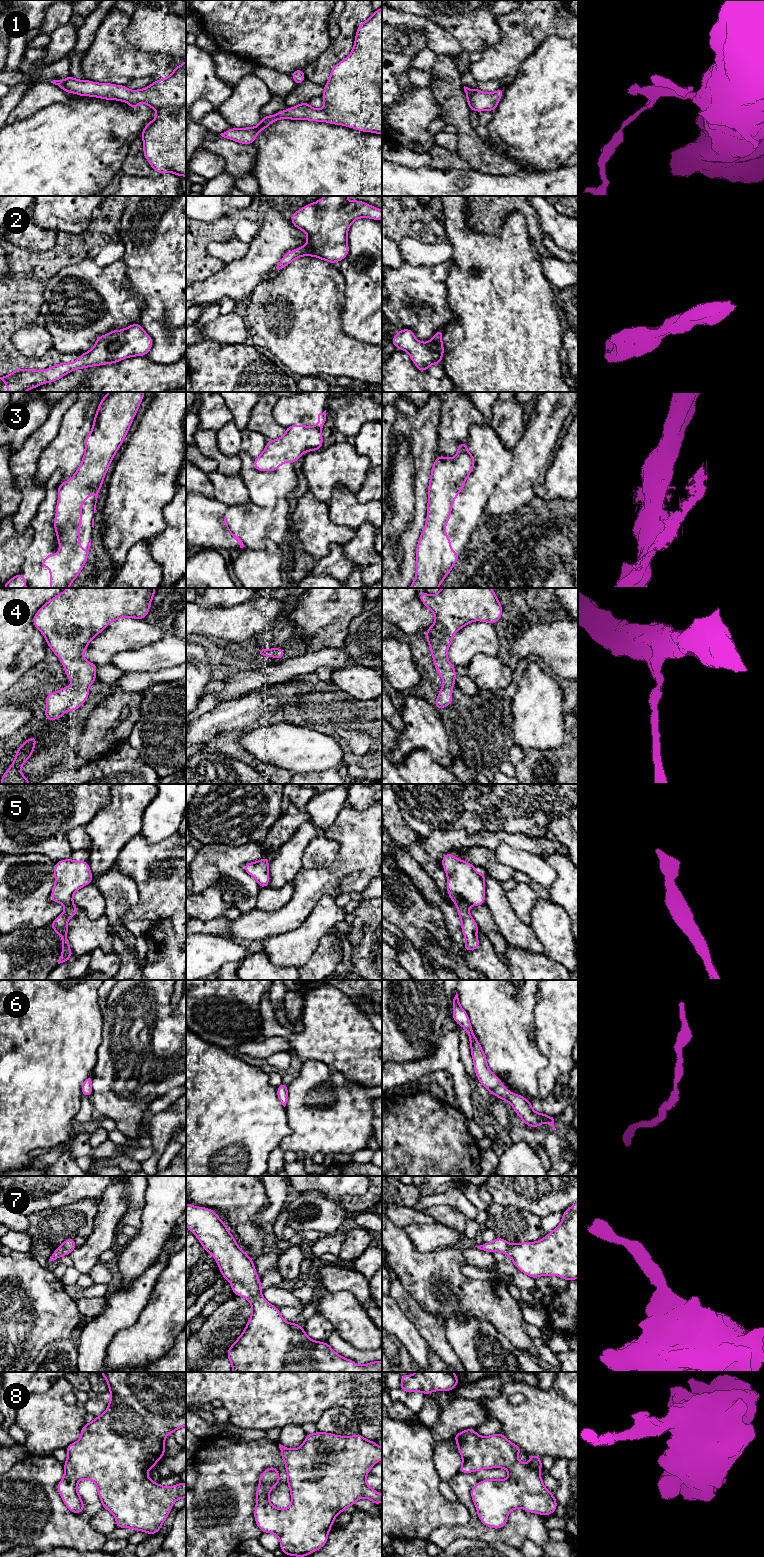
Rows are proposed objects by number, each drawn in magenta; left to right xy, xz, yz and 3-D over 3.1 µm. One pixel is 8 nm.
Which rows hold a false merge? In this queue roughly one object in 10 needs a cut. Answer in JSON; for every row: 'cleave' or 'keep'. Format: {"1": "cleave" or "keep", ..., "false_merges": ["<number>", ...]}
{"1": "keep", "2": "keep", "3": "cleave", "4": "keep", "5": "keep", "6": "keep", "7": "keep", "8": "keep", "false_merges": ["3"]}

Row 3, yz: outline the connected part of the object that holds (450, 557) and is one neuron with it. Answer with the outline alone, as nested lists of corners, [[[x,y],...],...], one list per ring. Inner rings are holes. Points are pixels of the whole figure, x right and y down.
[[[447,534],[443,537],[443,563],[441,566],[441,574],[439,577],[439,586],[445,577],[453,569],[454,564],[460,558],[461,554],[454,552],[451,548],[451,541]]]

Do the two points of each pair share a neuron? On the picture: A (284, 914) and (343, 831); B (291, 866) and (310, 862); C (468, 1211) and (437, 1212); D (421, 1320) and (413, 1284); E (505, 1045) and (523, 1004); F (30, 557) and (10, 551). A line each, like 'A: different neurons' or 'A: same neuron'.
A: same neuron
B: different neurons
C: different neurons
D: different neurons
E: same neuron
F: different neurons

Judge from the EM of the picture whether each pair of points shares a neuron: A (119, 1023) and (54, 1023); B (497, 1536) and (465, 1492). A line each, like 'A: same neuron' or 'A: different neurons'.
A: different neurons
B: same neuron

